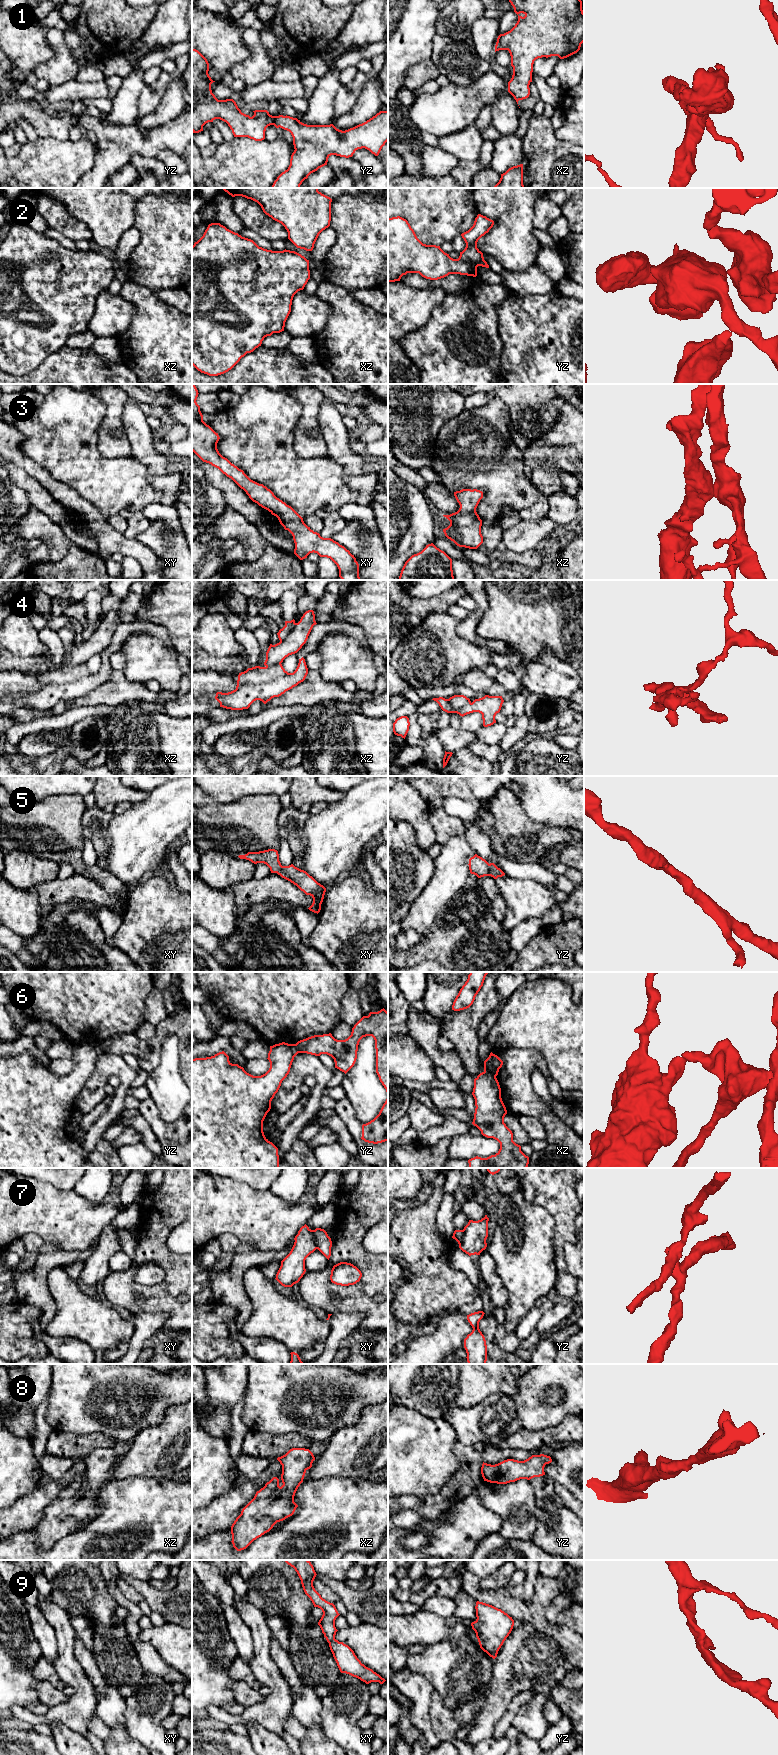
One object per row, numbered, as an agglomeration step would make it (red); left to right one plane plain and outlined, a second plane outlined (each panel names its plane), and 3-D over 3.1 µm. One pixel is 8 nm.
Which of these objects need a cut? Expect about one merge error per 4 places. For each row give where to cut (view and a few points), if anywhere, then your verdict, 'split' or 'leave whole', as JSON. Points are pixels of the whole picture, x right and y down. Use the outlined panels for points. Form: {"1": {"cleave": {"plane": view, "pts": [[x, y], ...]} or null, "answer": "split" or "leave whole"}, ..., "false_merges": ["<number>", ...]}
{"1": {"cleave": null, "answer": "leave whole"}, "2": {"cleave": null, "answer": "leave whole"}, "3": {"cleave": null, "answer": "leave whole"}, "4": {"cleave": {"plane": "yz", "pts": [[447, 699], [457, 710], [461, 710], [471, 703]]}, "answer": "split"}, "5": {"cleave": null, "answer": "leave whole"}, "6": {"cleave": {"plane": "xz", "pts": [[484, 1070], [495, 1077]]}, "answer": "split"}, "7": {"cleave": {"plane": "xy", "pts": [[313, 1230], [317, 1248]]}, "answer": "split"}, "8": {"cleave": null, "answer": "leave whole"}, "9": {"cleave": null, "answer": "leave whole"}, "false_merges": ["4", "6", "7"]}

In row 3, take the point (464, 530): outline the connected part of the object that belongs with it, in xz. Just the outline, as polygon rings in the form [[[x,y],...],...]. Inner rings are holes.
[[[462,489],[454,492],[454,496],[460,508],[455,513],[443,515],[450,521],[450,525],[443,529],[443,532],[457,546],[477,549],[483,543],[482,520],[476,512],[483,492],[477,489]]]

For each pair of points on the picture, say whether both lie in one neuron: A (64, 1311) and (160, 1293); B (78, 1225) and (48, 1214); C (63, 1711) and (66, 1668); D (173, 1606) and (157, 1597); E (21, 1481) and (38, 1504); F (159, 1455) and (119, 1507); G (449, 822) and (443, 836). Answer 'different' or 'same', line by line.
A: different
B: same
C: same
D: same
E: different
F: different
G: same

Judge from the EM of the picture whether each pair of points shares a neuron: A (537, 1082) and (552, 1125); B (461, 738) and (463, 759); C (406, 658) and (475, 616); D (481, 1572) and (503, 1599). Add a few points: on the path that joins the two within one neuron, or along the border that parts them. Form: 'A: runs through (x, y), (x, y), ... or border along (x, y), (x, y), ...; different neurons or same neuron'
A: border along (530, 1079), (533, 1090), (551, 1107), (558, 1117); different neurons
B: border along (467, 746), (452, 752); different neurons
C: border along (459, 620), (457, 633), (473, 644); different neurons
D: border along (466, 1570), (480, 1580); different neurons

